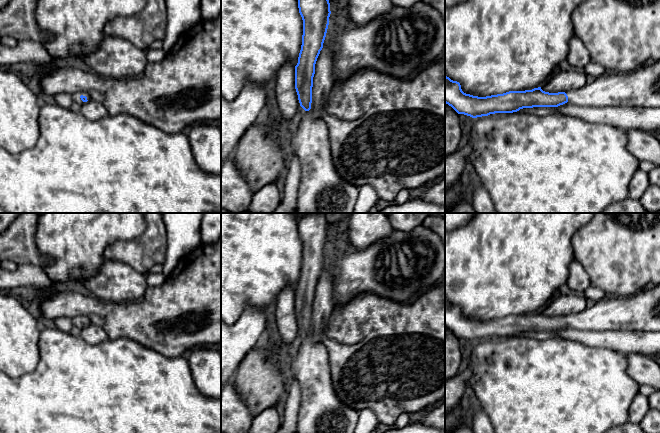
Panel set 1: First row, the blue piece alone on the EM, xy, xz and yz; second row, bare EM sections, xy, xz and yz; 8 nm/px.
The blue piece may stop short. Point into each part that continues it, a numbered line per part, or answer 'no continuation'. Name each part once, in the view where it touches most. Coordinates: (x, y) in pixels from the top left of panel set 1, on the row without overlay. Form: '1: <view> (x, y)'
1: xy (77, 323)

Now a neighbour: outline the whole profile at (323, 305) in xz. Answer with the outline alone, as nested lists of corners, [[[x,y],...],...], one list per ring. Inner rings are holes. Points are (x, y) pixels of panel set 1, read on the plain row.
[[[329,244],[323,272],[315,288],[311,333],[307,335],[311,341],[318,344],[322,344],[324,330],[335,308],[335,301],[332,293],[332,272],[330,269],[330,254],[332,251],[333,248]]]

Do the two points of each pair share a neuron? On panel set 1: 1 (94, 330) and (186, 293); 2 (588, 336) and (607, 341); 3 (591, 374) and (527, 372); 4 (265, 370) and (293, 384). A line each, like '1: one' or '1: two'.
1: two
2: one
3: one
4: two

